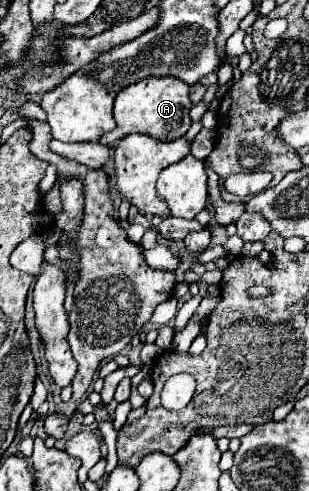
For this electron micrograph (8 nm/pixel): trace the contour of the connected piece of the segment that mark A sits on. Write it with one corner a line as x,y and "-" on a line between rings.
146,78
142,82
126,86
126,90
120,90
114,100
114,120
116,128
102,136
102,144
112,146
116,140
128,136
128,134
148,134
158,140
176,140
184,136
192,124
190,118
190,88
184,86
180,78

